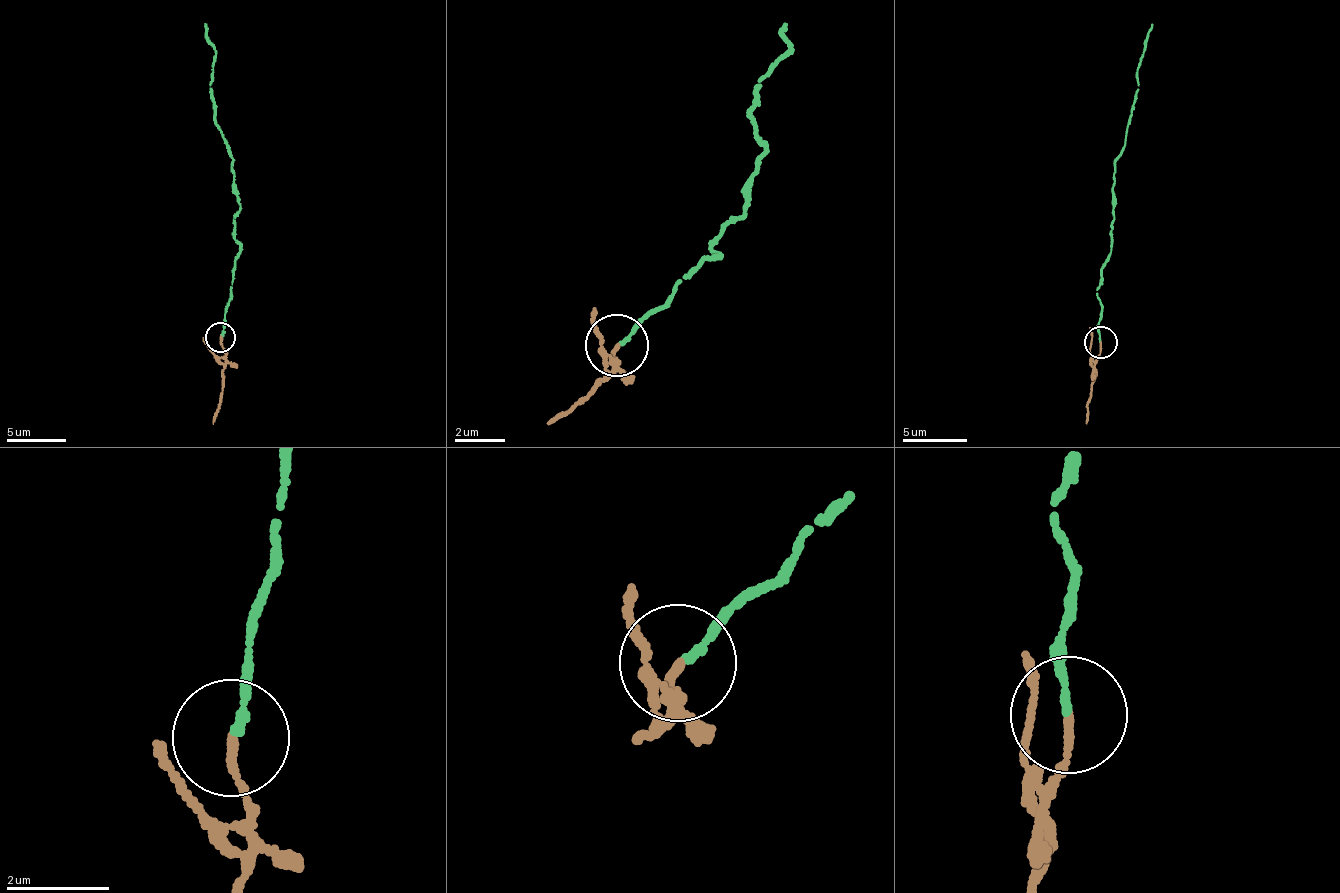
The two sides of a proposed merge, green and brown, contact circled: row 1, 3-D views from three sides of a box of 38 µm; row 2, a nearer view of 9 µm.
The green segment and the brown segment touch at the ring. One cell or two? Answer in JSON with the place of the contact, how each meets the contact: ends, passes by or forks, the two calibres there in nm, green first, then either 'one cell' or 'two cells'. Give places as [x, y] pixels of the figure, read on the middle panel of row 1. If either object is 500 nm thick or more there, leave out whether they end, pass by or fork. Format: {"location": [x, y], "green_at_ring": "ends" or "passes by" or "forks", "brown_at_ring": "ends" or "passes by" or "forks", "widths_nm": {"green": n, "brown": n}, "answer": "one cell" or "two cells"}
{"location": [617, 345], "green_at_ring": "ends", "brown_at_ring": "ends", "widths_nm": {"green": 130, "brown": 150}, "answer": "two cells"}

